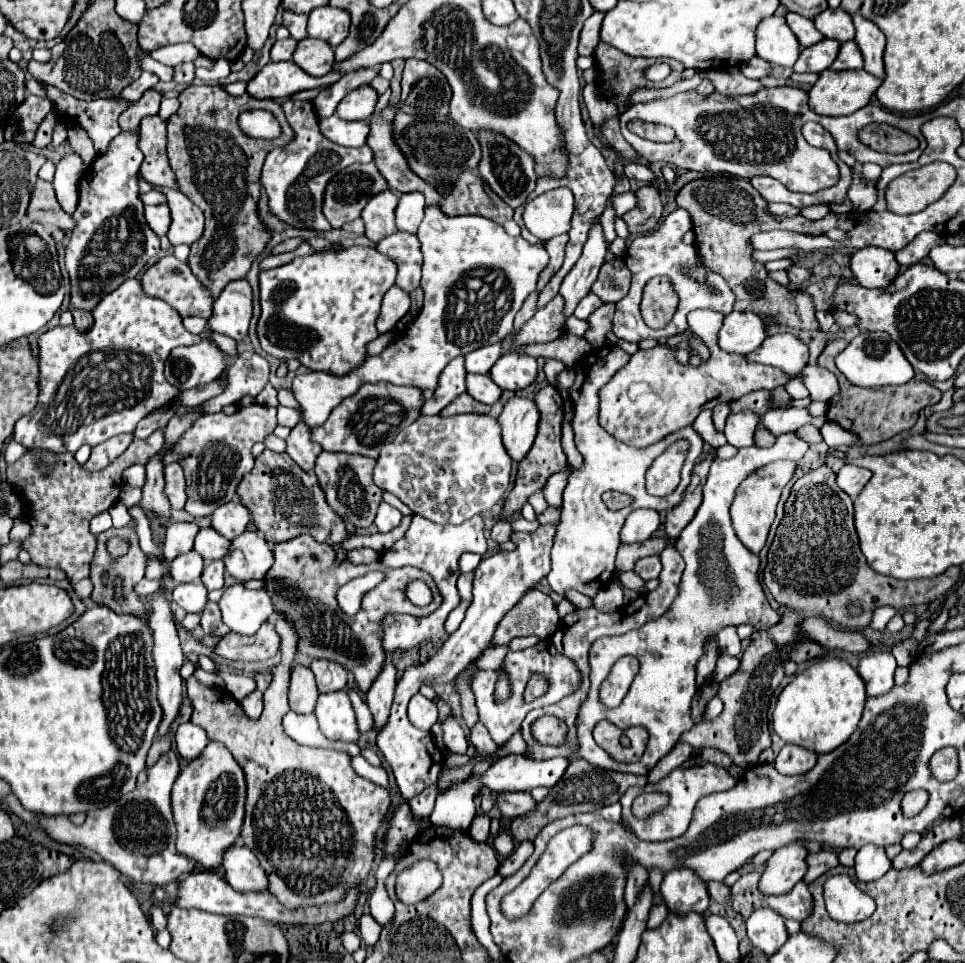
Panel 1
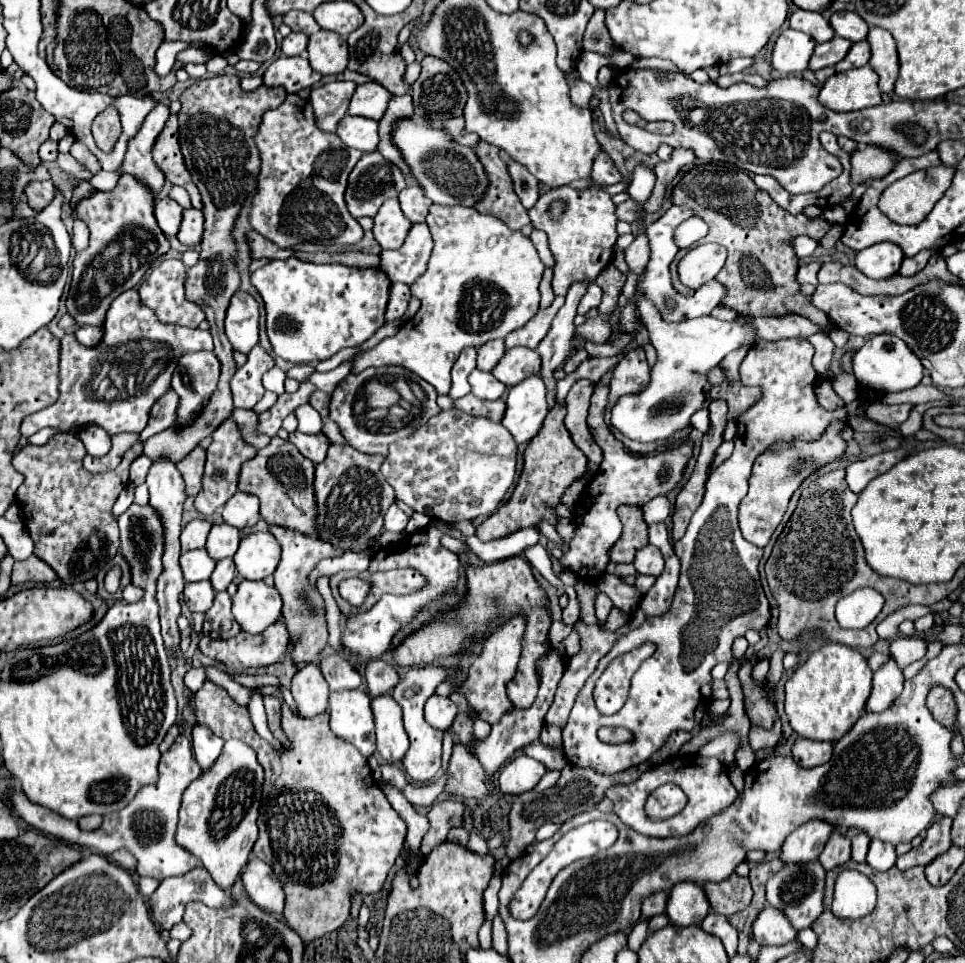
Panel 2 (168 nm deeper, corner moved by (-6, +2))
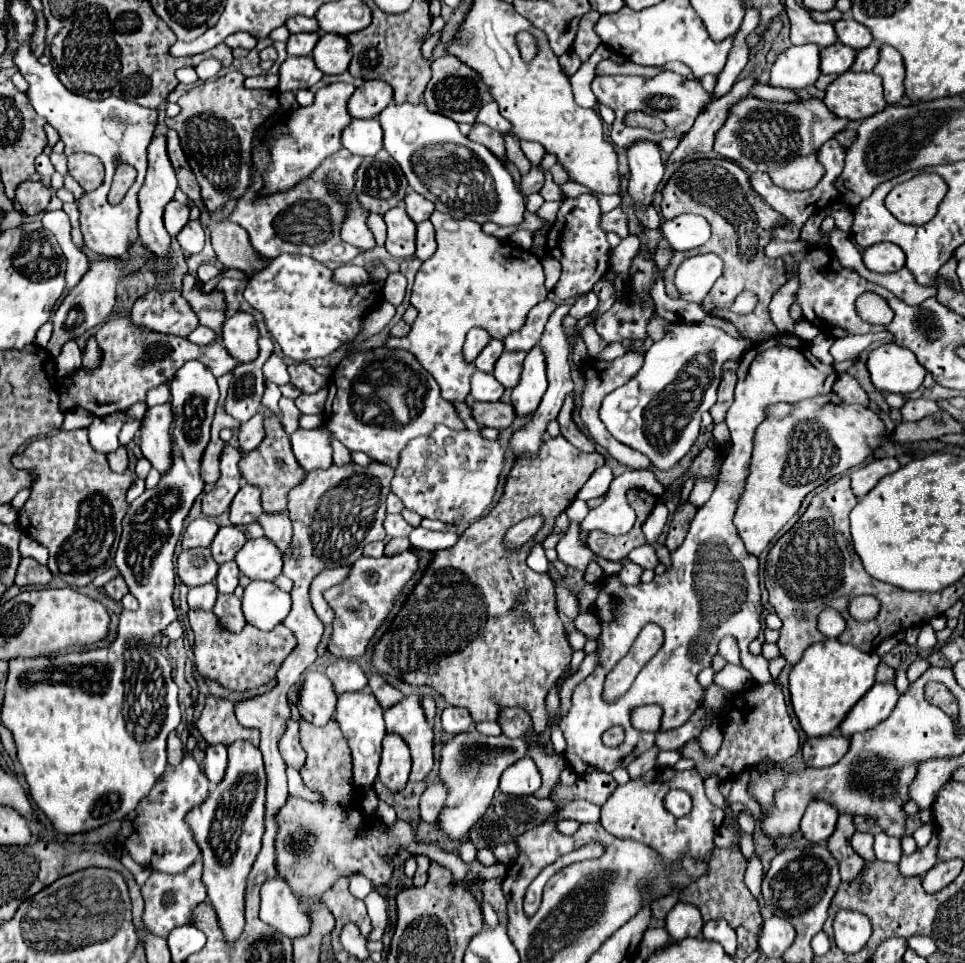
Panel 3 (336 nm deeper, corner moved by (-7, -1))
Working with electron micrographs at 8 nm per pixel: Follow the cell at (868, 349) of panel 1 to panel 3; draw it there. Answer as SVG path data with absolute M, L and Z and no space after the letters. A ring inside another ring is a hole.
M895 342L881 344L879 348L871 350L867 358L867 370L877 390L895 394L915 392L927 374L913 352Z

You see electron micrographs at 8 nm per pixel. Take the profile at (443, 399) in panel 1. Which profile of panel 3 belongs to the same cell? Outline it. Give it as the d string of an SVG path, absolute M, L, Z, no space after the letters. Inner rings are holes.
M475 328L467 334L467 342L463 346L463 358L465 362L475 362L475 358L479 356L479 352L487 346L487 342L491 340L491 336L487 336L487 332L483 332L483 328Z

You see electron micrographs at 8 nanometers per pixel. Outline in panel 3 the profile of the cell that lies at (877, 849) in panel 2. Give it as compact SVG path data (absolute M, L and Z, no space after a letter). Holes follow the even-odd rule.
M883 832L875 834L875 846L873 848L875 848L877 860L897 864L901 858L901 842L891 838L891 836L885 836Z

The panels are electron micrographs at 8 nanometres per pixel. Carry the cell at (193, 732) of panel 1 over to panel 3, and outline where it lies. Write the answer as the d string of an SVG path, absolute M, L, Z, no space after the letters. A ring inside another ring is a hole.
M223 744L209 746L205 750L203 766L205 766L205 776L209 778L209 782L217 784L223 778L223 772L227 766L227 746L223 746Z

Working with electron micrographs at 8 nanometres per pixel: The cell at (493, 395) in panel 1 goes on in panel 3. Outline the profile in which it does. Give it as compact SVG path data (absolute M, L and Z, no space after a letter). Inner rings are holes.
M475 370L471 376L471 398L479 402L497 402L503 396L503 386L495 380L493 374Z

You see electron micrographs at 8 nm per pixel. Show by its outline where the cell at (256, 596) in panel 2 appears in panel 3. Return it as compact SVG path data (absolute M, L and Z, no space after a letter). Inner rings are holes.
M251 582L243 594L245 622L259 630L273 630L291 610L291 598L273 582Z

